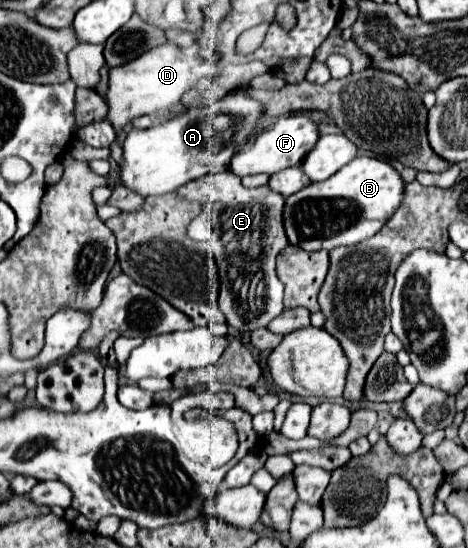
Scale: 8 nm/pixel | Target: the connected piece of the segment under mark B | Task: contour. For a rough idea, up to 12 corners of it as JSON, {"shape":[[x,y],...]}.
{"shape":[[356,157],[290,195],[292,245],[370,239],[404,199],[400,173]]}

